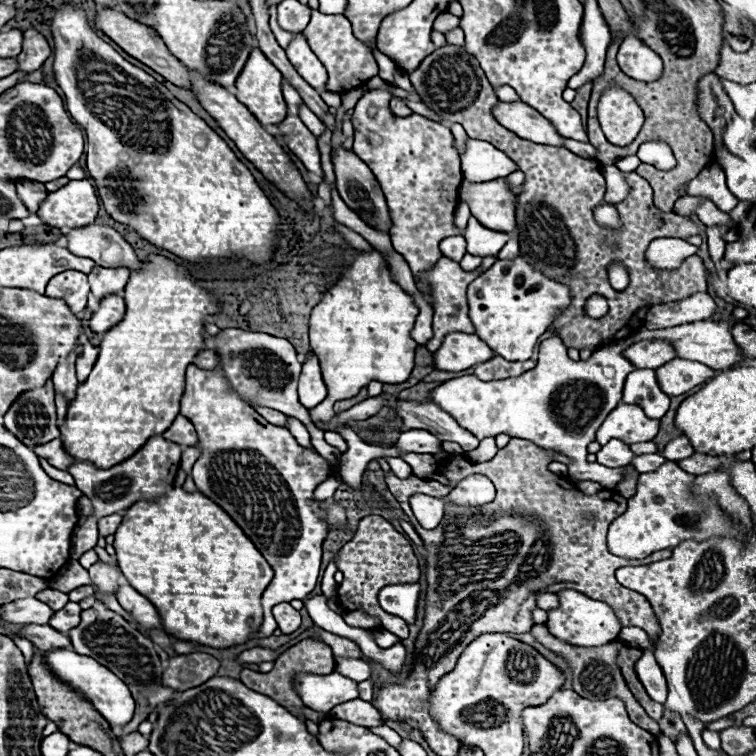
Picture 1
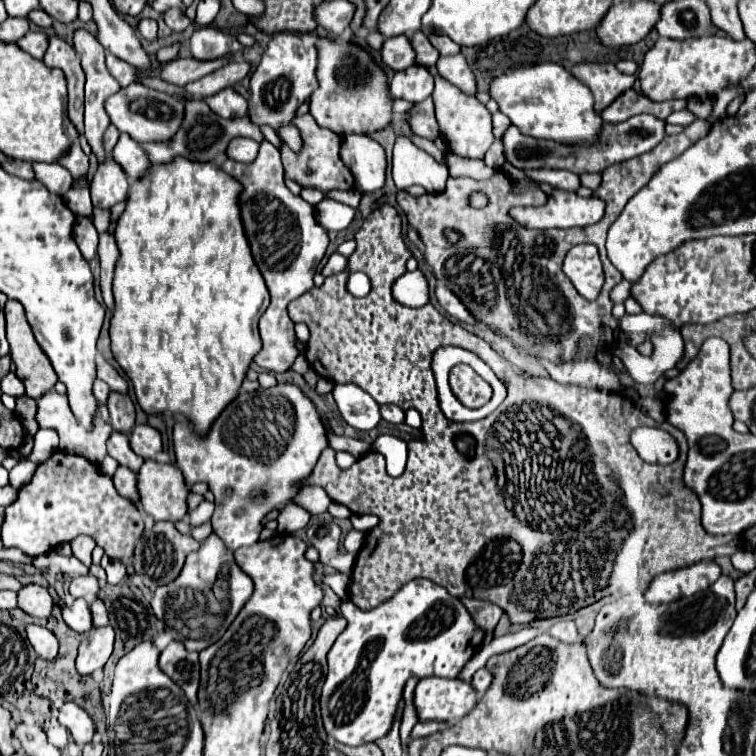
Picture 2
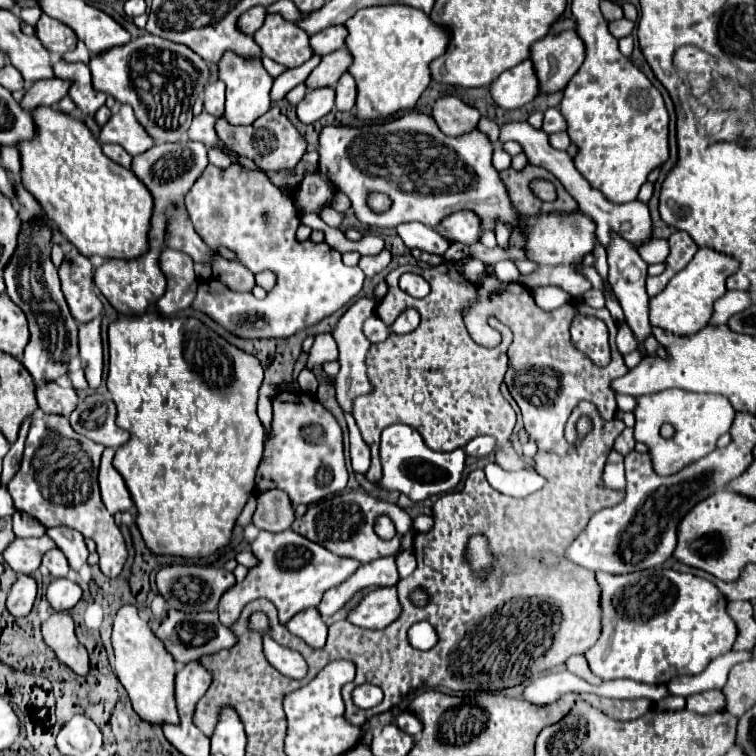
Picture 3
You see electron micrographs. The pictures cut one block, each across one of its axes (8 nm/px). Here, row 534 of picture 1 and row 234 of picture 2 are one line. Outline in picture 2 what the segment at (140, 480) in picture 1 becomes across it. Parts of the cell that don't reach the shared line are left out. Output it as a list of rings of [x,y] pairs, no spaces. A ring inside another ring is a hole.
[[[78,218],[74,226],[74,240],[80,246],[80,252],[84,254],[86,260],[96,258],[96,248],[98,248],[98,232],[92,228],[92,222],[88,218]]]

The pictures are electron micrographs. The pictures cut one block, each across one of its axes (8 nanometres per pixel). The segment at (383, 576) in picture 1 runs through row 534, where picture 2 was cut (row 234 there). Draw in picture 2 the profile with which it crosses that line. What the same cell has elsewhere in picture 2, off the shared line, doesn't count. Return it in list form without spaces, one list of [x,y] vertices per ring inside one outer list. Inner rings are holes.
[[[384,204],[376,208],[362,222],[358,232],[354,234],[354,240],[356,250],[348,258],[346,270],[328,276],[320,288],[312,288],[288,306],[290,318],[294,322],[304,322],[310,328],[310,340],[304,352],[306,360],[322,378],[330,382],[354,382],[364,388],[378,404],[392,402],[400,408],[416,408],[422,414],[422,438],[408,442],[408,466],[400,478],[392,478],[386,474],[384,456],[380,452],[370,450],[366,456],[358,458],[348,470],[340,470],[334,460],[334,450],[326,448],[312,474],[298,484],[322,486],[332,502],[346,506],[352,514],[374,514],[380,518],[378,526],[366,534],[364,546],[360,548],[352,570],[354,584],[350,588],[350,598],[356,606],[360,606],[362,610],[372,610],[384,600],[392,598],[404,584],[418,576],[444,586],[452,596],[474,596],[482,600],[492,600],[508,612],[514,624],[530,624],[536,618],[564,616],[596,600],[602,600],[604,596],[618,596],[622,594],[622,584],[626,584],[626,570],[630,572],[630,568],[622,568],[622,564],[618,562],[616,546],[620,546],[620,534],[604,534],[604,530],[600,530],[600,526],[608,518],[618,522],[618,516],[626,516],[618,510],[616,502],[628,506],[626,530],[644,530],[644,590],[660,572],[684,568],[700,560],[714,560],[716,556],[732,556],[734,552],[742,550],[744,542],[740,534],[714,536],[704,530],[700,522],[700,500],[692,490],[688,490],[682,480],[688,446],[684,434],[678,428],[674,428],[672,432],[680,446],[678,460],[668,466],[648,464],[636,454],[634,446],[630,444],[630,432],[642,424],[656,426],[656,422],[642,414],[634,398],[622,392],[568,386],[558,384],[552,378],[530,376],[528,372],[522,372],[500,354],[496,354],[482,338],[464,330],[460,324],[450,322],[431,303],[424,308],[406,308],[398,304],[392,298],[392,282],[400,276],[398,272],[406,272],[406,262],[408,258],[412,258],[412,252],[404,242],[402,218],[398,216],[394,206]],[[350,272],[364,272],[370,278],[372,290],[368,296],[356,298],[346,290]],[[448,344],[476,352],[506,384],[508,396],[490,416],[464,424],[456,424],[444,418],[438,406],[430,360],[436,348]],[[506,422],[512,422],[514,430],[506,432]],[[526,432],[540,432],[540,446],[534,436],[528,436]],[[462,434],[468,434],[476,440],[474,456],[462,456],[456,450],[454,440]],[[506,450],[510,450],[508,454],[512,458],[512,466],[522,462],[516,460],[516,456],[522,454],[530,456],[536,452],[538,456],[546,458],[550,470],[544,470],[544,480],[548,480],[552,496],[556,500],[572,498],[572,520],[564,516],[552,516],[552,528],[548,528],[548,522],[532,520],[532,506],[528,506],[526,500],[506,496],[508,492],[502,484],[506,482],[506,472],[500,470],[502,466],[506,466]],[[500,474],[504,474],[504,480],[500,478]],[[578,530],[580,538],[572,538]],[[508,540],[514,540],[518,544],[520,552],[516,556],[506,556],[506,552],[496,550],[496,546]]]

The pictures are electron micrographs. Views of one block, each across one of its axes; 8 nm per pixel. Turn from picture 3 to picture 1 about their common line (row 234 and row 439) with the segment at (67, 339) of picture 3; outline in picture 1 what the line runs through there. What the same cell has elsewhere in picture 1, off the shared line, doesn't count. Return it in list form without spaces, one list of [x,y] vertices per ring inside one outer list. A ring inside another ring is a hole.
[[[52,382],[44,388],[24,392],[6,412],[4,426],[26,446],[38,446],[58,438]]]

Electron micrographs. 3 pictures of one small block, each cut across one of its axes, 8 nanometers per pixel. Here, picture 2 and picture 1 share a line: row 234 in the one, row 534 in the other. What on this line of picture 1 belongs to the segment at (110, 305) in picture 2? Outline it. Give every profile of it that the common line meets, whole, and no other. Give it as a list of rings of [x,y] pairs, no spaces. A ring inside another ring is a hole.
[[[112,514],[112,516],[104,516],[104,520],[100,520],[98,524],[98,530],[100,530],[100,536],[110,536],[116,532],[116,528],[120,526],[122,522],[122,516],[120,514]]]

